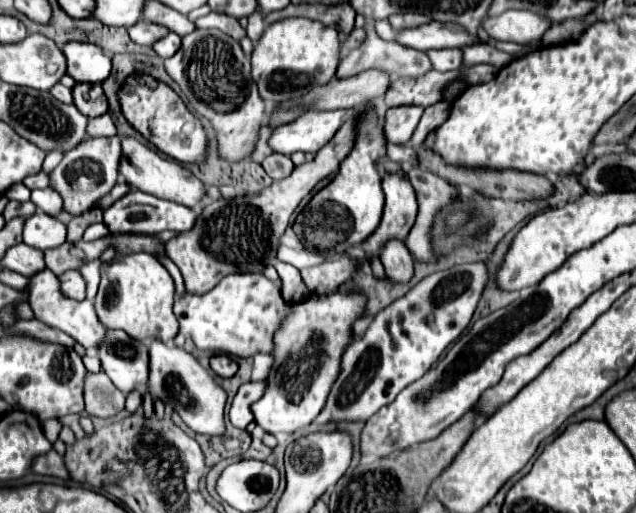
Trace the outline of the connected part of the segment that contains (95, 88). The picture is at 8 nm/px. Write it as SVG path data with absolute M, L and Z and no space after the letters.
M81 83L75 85L73 99L75 99L75 107L81 109L81 113L85 113L89 119L101 117L109 111L107 97L99 83L97 85L81 85Z

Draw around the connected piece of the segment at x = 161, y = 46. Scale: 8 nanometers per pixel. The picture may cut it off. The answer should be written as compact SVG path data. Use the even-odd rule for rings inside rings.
M167 33L163 39L159 39L159 41L153 45L153 49L155 49L155 53L157 53L159 57L167 59L167 57L171 57L173 53L177 53L179 45L181 45L181 37L179 37L177 33Z

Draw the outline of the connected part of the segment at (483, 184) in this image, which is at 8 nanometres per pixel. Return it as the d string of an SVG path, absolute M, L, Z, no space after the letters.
M433 133L427 137L425 141L425 149L419 153L421 165L425 165L429 171L437 173L443 179L449 179L453 183L465 183L469 187L473 187L475 191L479 191L485 197L497 197L497 199L505 199L505 201L533 201L533 199L547 199L553 195L555 187L547 177L533 177L529 173L521 173L521 171L505 171L505 173L489 173L483 169L477 169L477 173L469 173L469 169L449 169L449 165L441 163L439 157L435 157L431 153L431 143L433 143Z

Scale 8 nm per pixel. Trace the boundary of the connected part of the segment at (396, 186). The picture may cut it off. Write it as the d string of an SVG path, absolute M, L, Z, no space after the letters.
M403 171L383 175L385 209L375 233L363 243L367 257L379 255L381 245L389 237L407 237L417 217L417 195Z

